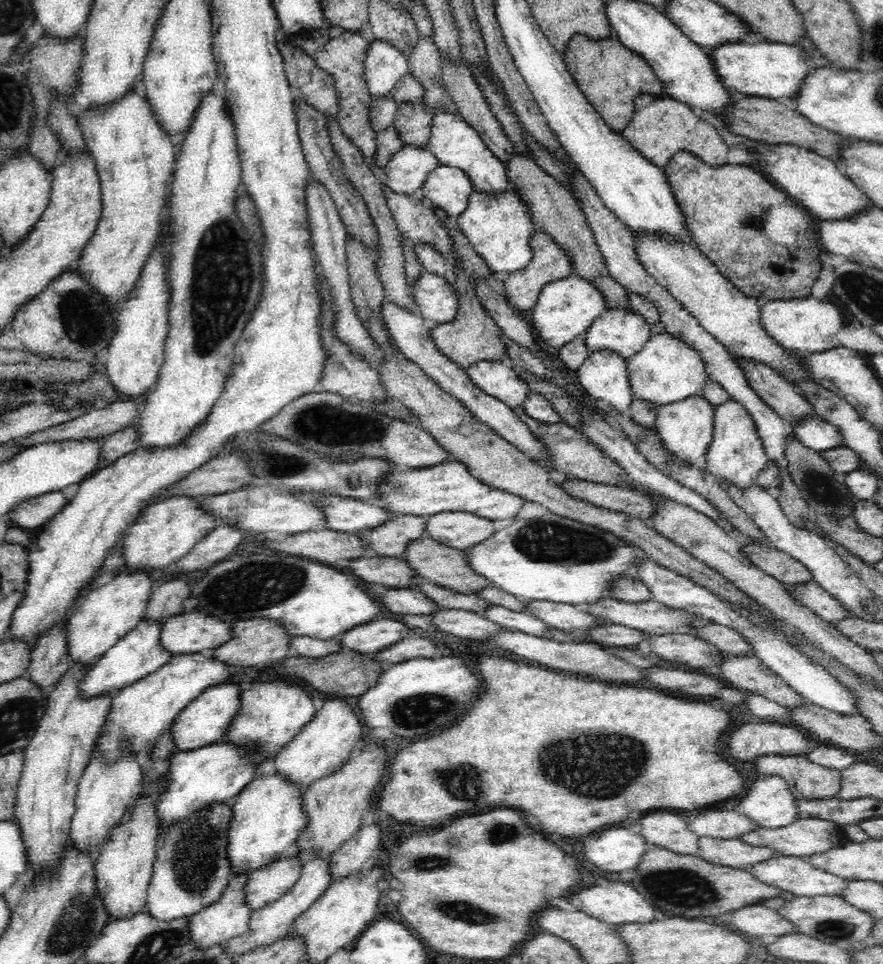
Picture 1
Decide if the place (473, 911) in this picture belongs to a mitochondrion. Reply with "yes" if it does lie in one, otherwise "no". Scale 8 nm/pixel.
yes

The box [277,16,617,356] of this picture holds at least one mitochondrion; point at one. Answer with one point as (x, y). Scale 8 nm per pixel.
(308, 37)

